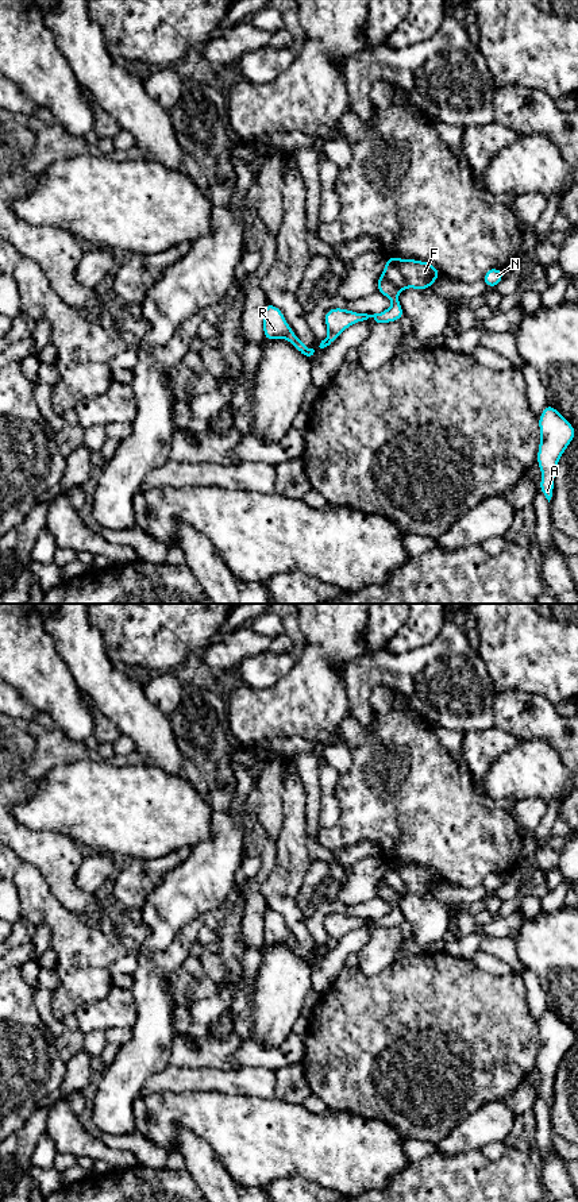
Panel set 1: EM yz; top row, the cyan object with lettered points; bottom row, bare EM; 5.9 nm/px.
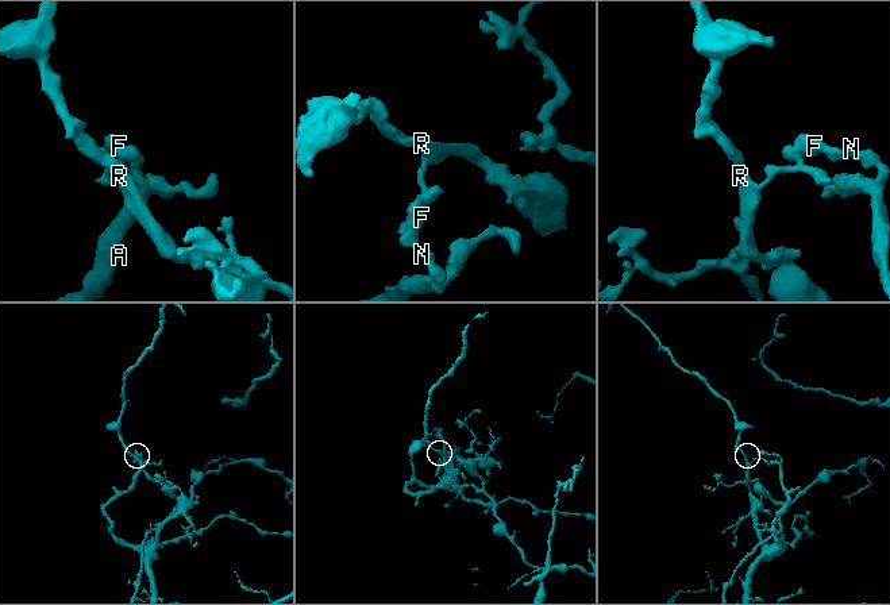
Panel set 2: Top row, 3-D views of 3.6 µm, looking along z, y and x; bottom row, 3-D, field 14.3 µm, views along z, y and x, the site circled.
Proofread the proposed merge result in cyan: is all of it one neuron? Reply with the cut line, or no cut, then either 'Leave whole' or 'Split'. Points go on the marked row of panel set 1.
Split along yz (380, 277), (390, 281), (400, 289). Split

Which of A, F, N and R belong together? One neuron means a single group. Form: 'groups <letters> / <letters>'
groups A F N / R

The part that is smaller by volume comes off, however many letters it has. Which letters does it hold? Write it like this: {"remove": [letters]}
{"remove": ["R"]}

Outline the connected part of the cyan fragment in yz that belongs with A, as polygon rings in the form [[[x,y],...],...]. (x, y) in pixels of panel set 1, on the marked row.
[[[548,402],[539,419],[540,444],[536,463],[540,466],[539,490],[551,500],[558,462],[577,435],[577,429]]]

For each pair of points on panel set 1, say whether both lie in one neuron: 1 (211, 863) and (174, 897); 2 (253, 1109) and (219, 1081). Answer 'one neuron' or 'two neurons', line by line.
1: one neuron
2: two neurons

